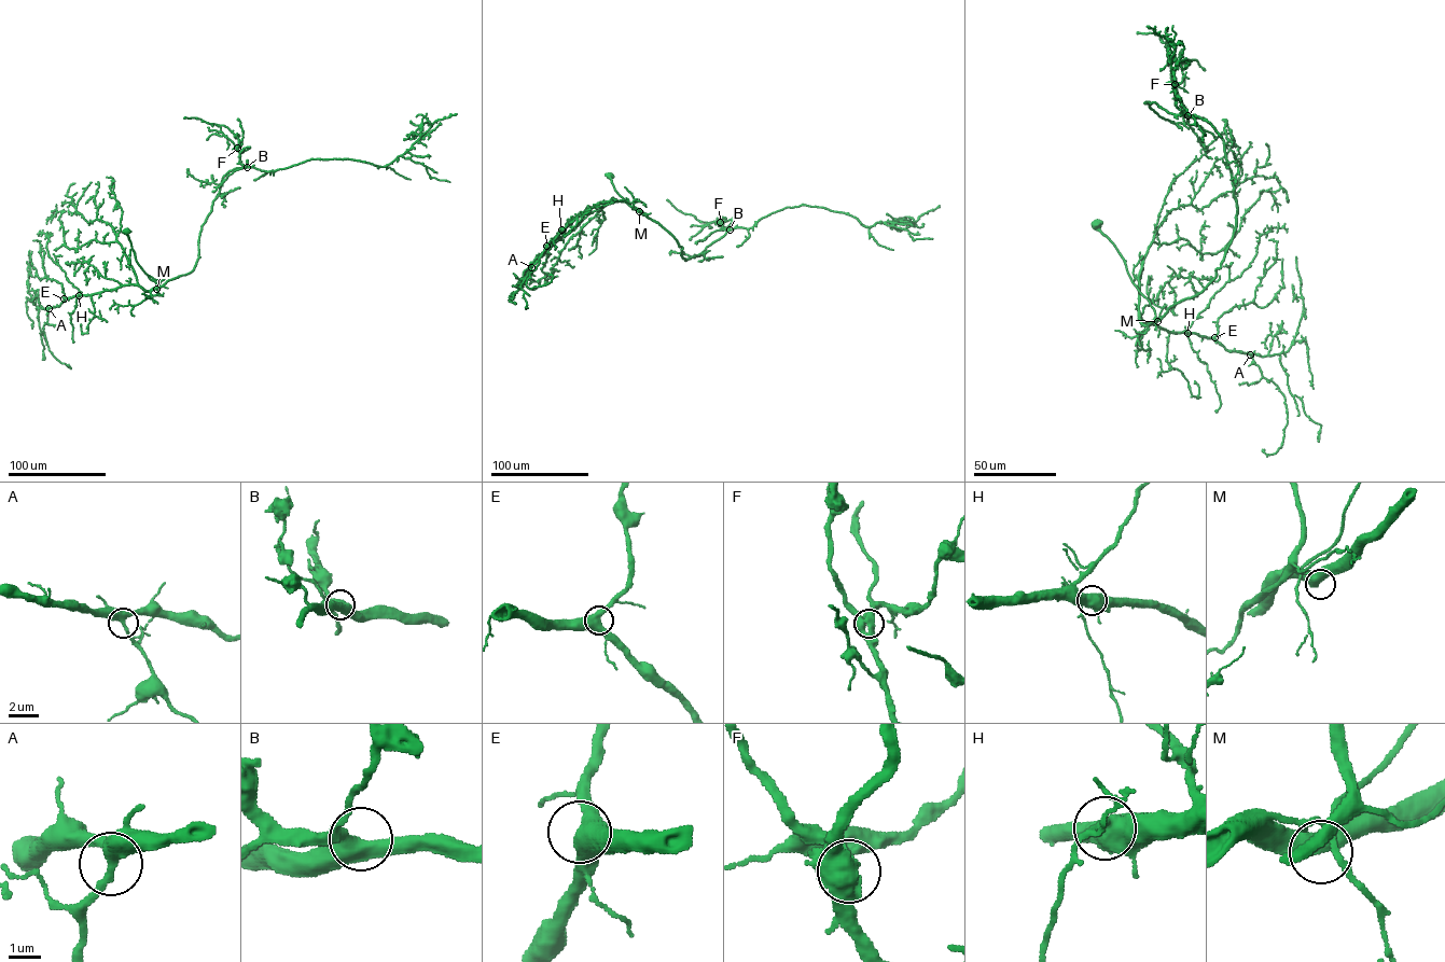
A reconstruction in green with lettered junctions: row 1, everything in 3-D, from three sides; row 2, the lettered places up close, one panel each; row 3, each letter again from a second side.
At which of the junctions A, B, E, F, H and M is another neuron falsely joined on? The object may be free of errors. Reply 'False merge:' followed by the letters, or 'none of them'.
False merge: none of them

